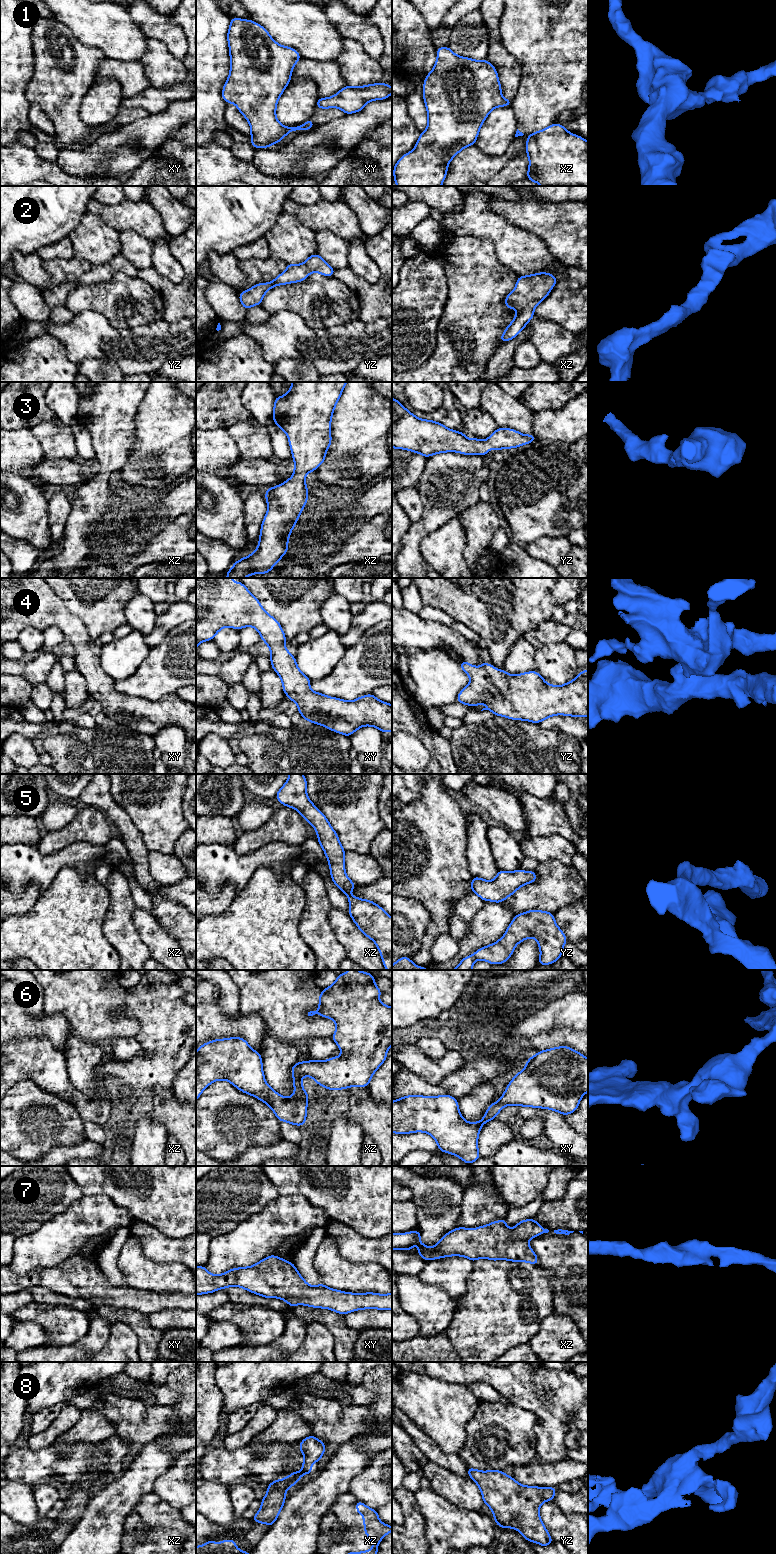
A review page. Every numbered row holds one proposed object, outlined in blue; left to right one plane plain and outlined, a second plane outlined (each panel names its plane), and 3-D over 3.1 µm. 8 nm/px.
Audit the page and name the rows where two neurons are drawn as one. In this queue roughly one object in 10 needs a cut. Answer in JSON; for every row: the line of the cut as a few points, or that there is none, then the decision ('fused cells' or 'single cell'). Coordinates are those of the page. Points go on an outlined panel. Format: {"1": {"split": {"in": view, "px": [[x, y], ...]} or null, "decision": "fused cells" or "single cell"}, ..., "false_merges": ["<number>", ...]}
{"1": {"split": null, "decision": "single cell"}, "2": {"split": null, "decision": "single cell"}, "3": {"split": null, "decision": "single cell"}, "4": {"split": null, "decision": "single cell"}, "5": {"split": null, "decision": "single cell"}, "6": {"split": null, "decision": "single cell"}, "7": {"split": null, "decision": "single cell"}, "8": {"split": null, "decision": "single cell"}, "false_merges": []}

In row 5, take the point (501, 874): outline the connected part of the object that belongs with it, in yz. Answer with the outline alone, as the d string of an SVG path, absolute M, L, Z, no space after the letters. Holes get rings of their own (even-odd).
M499 870L492 881L479 877L472 877L471 891L477 894L483 901L501 903L514 894L520 887L535 882L535 871L515 870L512 872Z

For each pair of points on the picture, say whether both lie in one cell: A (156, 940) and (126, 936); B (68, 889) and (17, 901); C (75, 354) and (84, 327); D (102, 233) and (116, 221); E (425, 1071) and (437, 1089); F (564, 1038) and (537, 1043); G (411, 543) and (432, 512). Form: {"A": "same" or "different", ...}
{"A": "different", "B": "different", "C": "same", "D": "different", "E": "different", "F": "same", "G": "same"}

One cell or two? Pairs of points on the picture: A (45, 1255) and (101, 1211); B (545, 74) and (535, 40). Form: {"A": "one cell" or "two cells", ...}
{"A": "one cell", "B": "one cell"}

